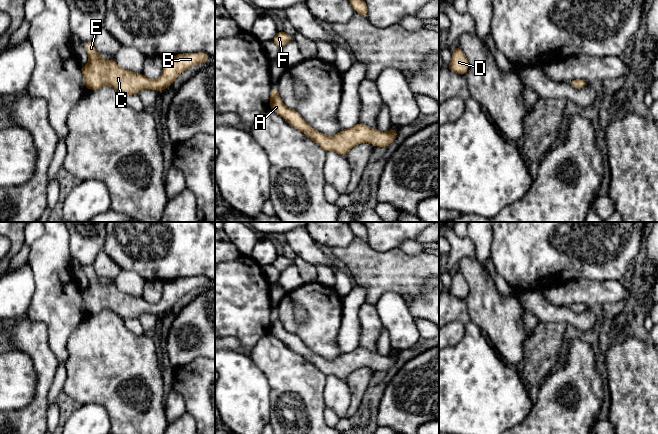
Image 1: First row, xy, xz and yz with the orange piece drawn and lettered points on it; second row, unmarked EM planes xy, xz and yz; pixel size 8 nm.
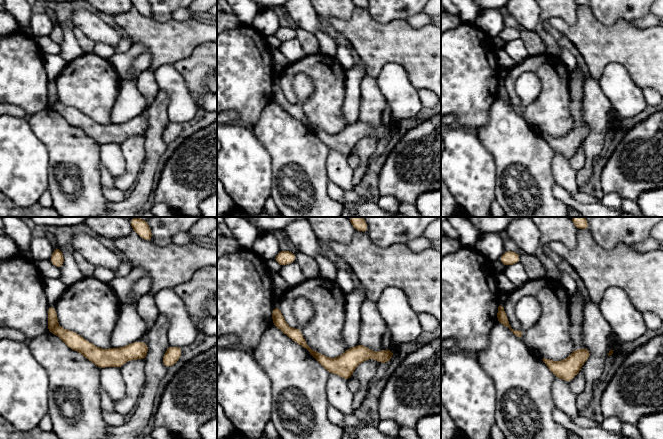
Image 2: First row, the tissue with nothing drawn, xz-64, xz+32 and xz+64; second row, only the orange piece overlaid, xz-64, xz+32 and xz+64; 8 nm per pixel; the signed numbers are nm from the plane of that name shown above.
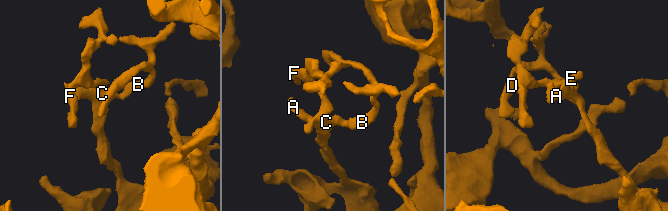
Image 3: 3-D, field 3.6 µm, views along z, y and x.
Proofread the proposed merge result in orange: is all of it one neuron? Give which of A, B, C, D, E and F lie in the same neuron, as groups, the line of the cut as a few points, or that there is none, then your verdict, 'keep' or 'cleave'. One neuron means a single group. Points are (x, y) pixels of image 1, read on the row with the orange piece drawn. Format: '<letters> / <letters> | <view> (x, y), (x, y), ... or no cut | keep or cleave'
A B C D E F | no cut | keep

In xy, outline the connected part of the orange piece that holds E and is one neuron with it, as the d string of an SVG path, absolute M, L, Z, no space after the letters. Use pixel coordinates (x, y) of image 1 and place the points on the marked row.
M92 41L83 42L83 46L89 56L89 62L81 67L83 82L87 89L92 91L109 85L125 98L128 95L139 94L142 89L146 88L163 91L182 72L199 63L206 63L211 56L204 52L198 52L165 57L161 76L158 79L149 79L142 73L123 69L114 59L102 59Z

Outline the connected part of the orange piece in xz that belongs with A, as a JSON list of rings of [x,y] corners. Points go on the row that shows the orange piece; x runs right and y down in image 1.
[[[277,88],[270,89],[270,109],[282,116],[291,126],[303,132],[326,152],[337,152],[345,158],[348,151],[357,144],[370,143],[375,147],[387,147],[398,134],[396,128],[391,128],[388,132],[381,132],[376,128],[357,123],[351,128],[342,129],[334,136],[327,136],[313,129],[299,112],[286,107]]]

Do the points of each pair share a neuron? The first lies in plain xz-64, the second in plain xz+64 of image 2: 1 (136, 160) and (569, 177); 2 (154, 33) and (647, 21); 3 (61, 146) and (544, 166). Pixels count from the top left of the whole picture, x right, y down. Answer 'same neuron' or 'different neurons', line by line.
1: different neurons
2: different neurons
3: same neuron

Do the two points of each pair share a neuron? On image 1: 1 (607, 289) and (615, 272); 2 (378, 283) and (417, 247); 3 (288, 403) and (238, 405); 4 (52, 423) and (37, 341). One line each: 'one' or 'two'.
1: two
2: two
3: two
4: two

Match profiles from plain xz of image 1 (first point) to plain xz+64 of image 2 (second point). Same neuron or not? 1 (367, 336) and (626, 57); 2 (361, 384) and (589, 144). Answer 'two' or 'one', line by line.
1: two
2: one

